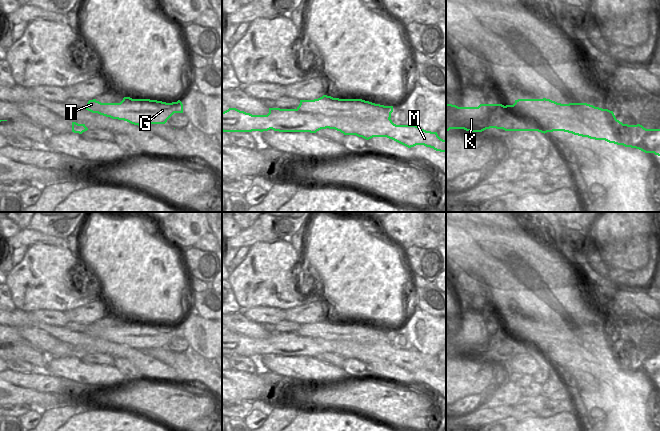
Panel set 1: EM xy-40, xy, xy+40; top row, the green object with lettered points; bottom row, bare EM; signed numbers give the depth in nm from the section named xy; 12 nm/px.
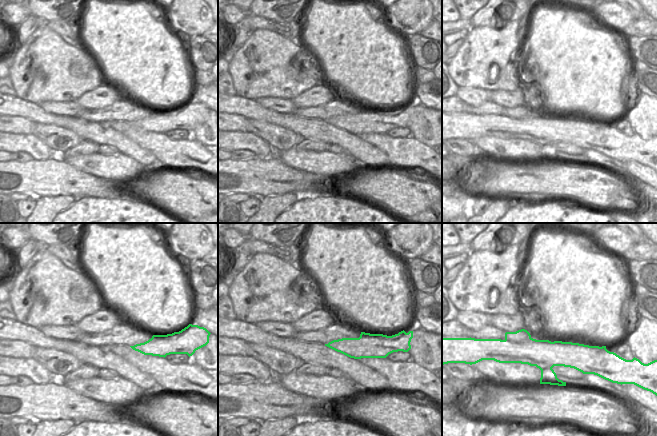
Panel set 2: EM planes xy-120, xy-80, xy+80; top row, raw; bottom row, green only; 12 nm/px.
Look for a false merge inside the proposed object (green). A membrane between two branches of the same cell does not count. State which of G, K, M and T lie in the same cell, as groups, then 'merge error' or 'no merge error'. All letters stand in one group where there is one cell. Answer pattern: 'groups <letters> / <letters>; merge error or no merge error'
groups G T / K M; merge error

